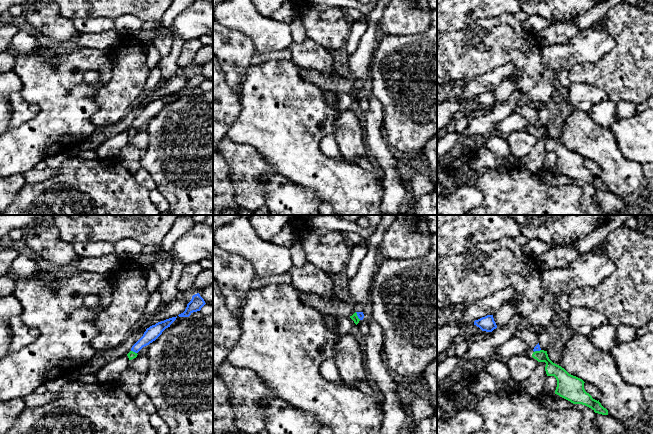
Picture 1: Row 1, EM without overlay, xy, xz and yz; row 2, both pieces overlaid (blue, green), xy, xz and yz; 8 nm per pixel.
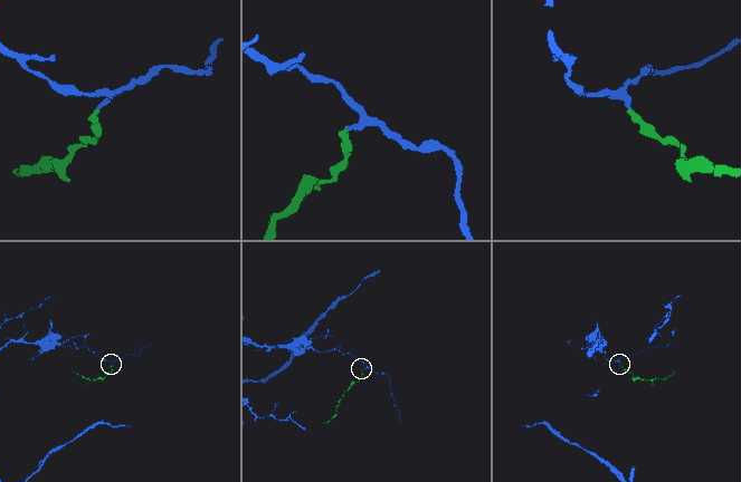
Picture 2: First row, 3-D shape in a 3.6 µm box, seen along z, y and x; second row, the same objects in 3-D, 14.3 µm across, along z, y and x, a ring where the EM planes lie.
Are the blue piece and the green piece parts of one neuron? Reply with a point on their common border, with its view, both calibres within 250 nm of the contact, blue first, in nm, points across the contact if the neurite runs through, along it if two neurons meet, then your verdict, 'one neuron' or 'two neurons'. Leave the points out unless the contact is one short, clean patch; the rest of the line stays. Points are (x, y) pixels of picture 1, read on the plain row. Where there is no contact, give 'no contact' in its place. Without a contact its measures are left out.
xy (134, 127) | 110/70 nm | along xy (131, 126), (136, 129) | two neurons

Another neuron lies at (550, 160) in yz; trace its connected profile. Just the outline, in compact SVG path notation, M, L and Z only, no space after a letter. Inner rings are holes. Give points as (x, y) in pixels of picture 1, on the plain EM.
M547 152L543 162L543 169L553 170L555 169L556 163L557 163L556 154L554 152Z

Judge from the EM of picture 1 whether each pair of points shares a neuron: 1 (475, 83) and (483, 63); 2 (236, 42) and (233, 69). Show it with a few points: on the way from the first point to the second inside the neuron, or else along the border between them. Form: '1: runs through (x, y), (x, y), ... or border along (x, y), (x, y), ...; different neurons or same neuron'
1: border along (499, 66), (472, 78), (460, 79), (455, 82); different neurons
2: runs through (235, 49), (235, 62); same neuron

